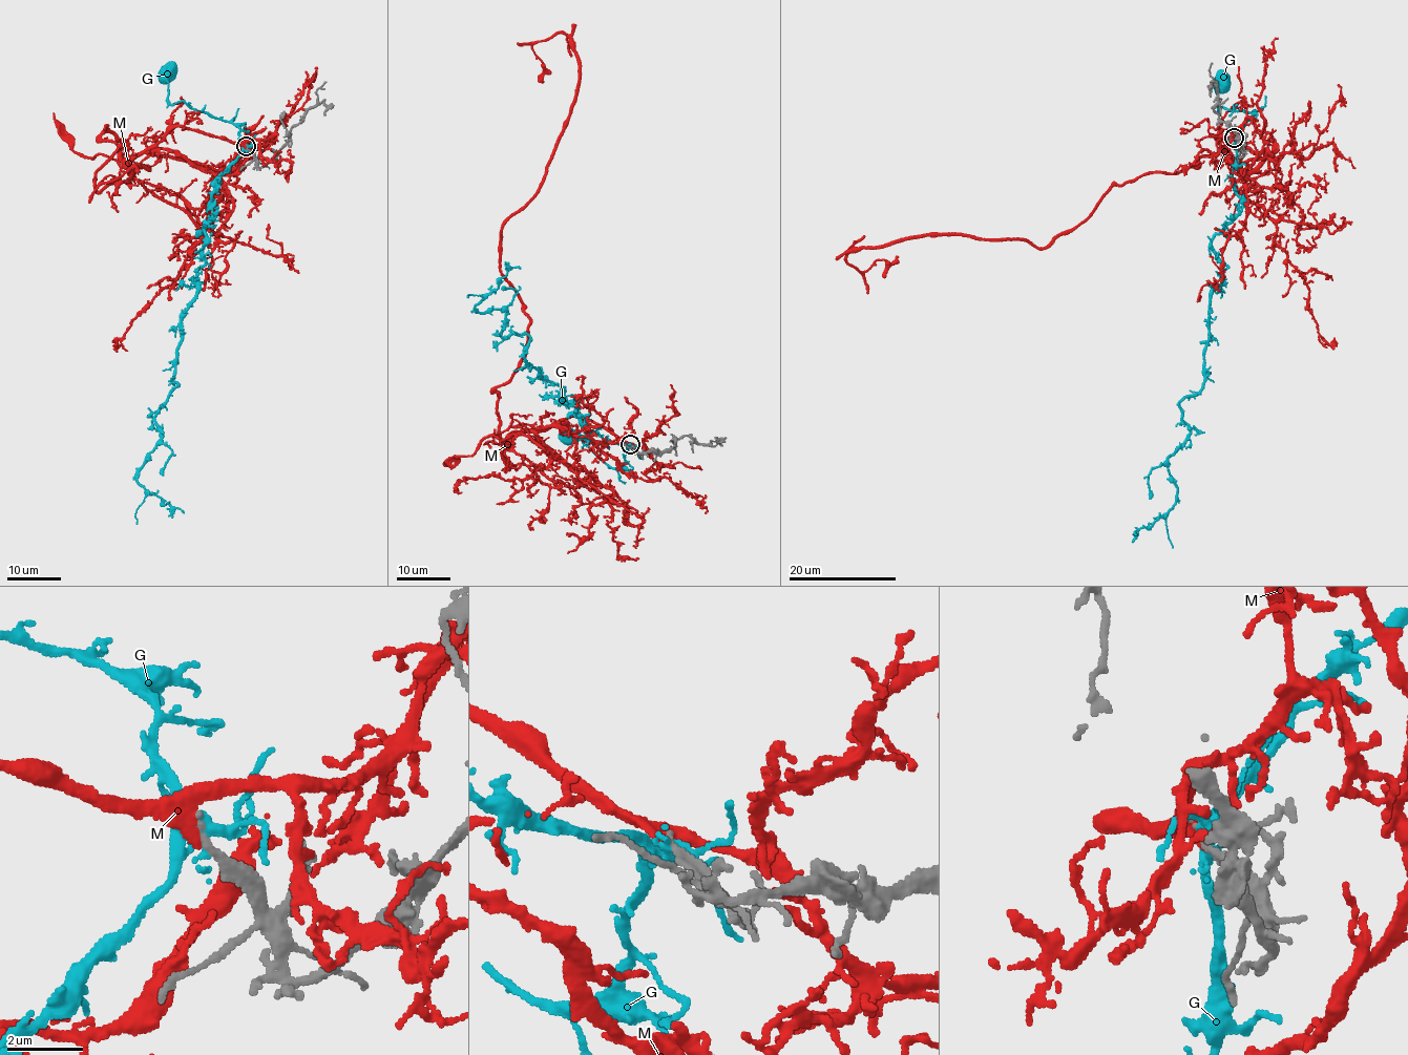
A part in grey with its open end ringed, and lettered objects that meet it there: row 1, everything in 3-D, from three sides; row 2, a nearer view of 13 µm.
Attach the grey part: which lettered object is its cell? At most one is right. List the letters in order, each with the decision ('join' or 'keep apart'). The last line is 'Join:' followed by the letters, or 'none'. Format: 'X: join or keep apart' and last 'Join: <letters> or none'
G: keep apart
M: join
Join: M

